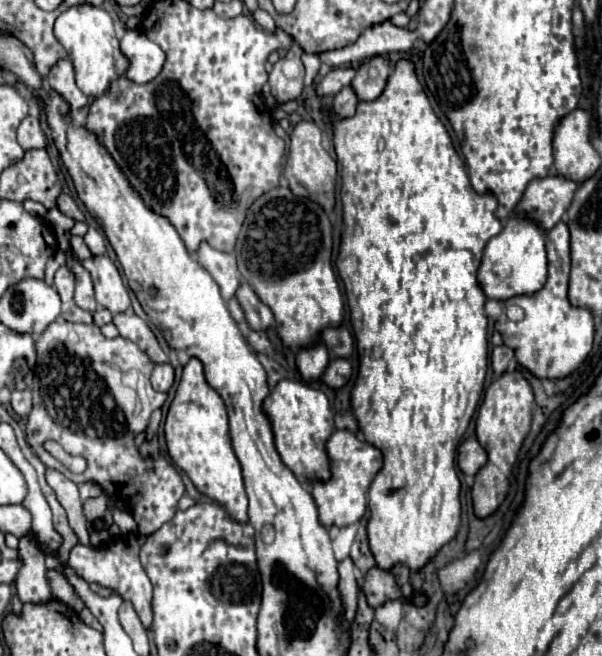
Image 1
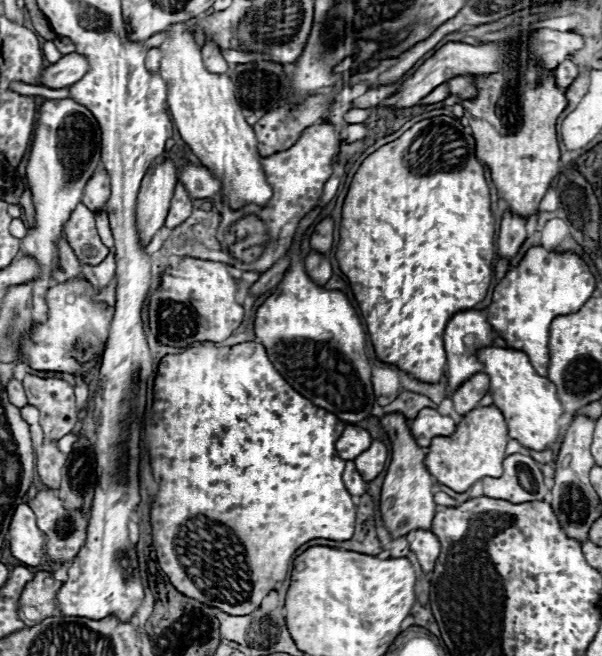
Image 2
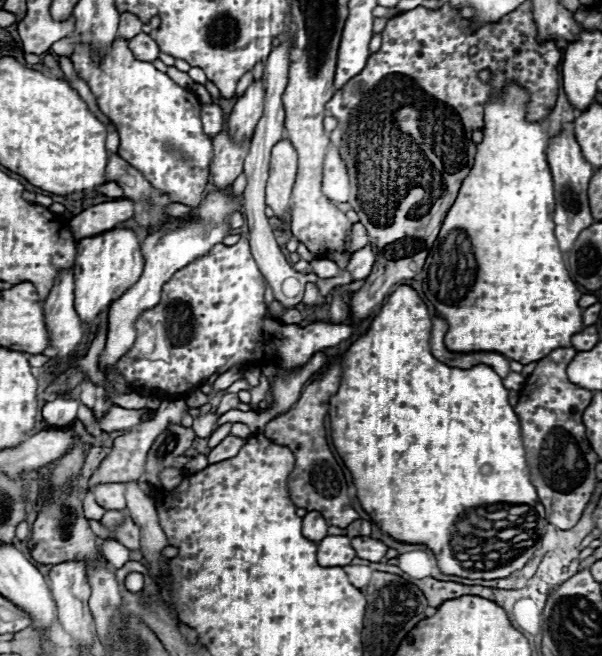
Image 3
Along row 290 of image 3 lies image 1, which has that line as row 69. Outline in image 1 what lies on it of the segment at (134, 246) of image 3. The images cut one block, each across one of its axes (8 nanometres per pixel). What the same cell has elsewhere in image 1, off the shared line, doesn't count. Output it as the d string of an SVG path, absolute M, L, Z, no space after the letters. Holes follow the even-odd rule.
M80 4L64 10L54 22L54 36L66 48L68 58L72 60L76 70L76 84L86 96L98 98L110 88L116 78L124 76L128 60L120 52L120 40L116 38L112 18L104 8Z

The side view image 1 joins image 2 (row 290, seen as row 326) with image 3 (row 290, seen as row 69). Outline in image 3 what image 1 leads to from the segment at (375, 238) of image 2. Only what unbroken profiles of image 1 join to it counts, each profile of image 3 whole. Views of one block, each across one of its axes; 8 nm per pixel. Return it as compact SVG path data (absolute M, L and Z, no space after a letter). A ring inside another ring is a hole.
M398 286L390 298L386 300L386 304L382 306L380 314L372 320L372 326L368 328L366 334L362 334L350 348L348 352L342 356L342 374L340 374L340 388L338 392L330 398L330 426L332 426L332 442L336 446L336 452L342 456L346 468L350 470L352 478L354 478L354 486L358 488L358 500L362 504L362 508L366 510L366 514L372 518L372 522L382 530L382 534L392 536L396 542L404 542L404 544L424 544L428 550L434 552L436 562L438 562L438 570L442 574L450 574L450 576L460 576L460 578L482 578L482 580L494 580L494 578L506 578L512 572L520 570L530 558L532 554L538 550L538 546L528 546L526 542L534 542L540 540L538 532L534 530L526 530L514 536L514 556L502 556L498 562L486 566L486 570L478 572L478 570L468 570L462 568L460 562L454 558L454 550L450 550L450 528L452 522L456 522L466 510L470 508L478 508L478 506L488 506L488 504L498 504L498 502L506 502L506 504L536 504L536 488L530 482L528 476L528 466L526 466L526 458L524 458L524 446L522 446L522 432L520 432L520 422L518 416L514 414L512 406L508 404L506 398L506 388L502 384L502 378L484 364L478 364L470 370L460 370L460 368L450 368L442 362L438 362L428 348L428 340L430 340L430 330L432 330L432 322L428 316L428 308L424 304L424 300L416 294L414 288L410 286Z

